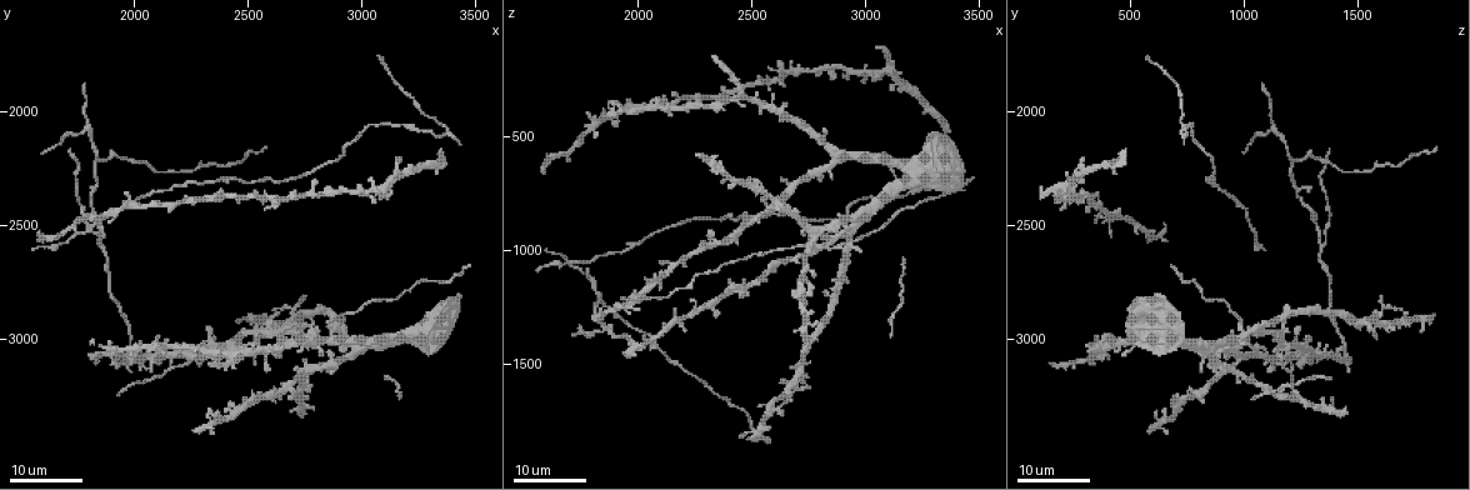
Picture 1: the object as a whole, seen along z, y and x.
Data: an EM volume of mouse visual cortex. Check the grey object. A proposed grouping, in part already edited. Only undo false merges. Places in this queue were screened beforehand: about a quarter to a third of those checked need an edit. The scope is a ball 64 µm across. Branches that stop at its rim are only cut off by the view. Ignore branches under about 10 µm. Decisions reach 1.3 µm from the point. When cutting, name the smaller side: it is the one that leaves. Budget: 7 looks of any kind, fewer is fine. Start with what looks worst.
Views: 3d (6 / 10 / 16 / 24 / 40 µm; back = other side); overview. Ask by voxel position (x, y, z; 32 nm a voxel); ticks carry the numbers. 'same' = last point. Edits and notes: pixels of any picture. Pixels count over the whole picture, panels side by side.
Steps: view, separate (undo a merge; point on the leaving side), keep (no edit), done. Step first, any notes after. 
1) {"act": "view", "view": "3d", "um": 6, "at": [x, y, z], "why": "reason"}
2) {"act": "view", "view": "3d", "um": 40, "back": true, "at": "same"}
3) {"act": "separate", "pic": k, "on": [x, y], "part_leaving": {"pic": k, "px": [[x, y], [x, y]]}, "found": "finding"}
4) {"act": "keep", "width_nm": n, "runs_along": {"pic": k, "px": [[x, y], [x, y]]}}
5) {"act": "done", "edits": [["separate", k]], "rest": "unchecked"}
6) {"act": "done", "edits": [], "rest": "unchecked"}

{"act": "view", "view": "3d", "um": 24, "at": [1850, 2590, 1350], "why": "small branch off a trunk"}

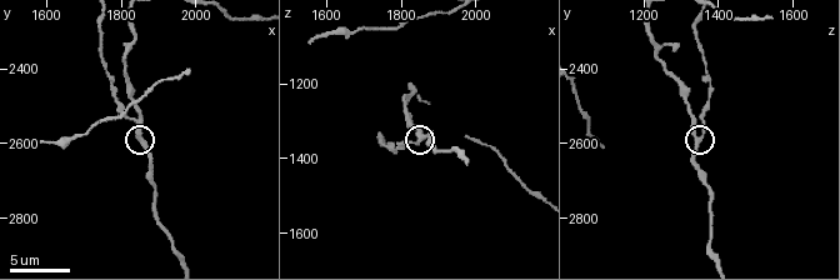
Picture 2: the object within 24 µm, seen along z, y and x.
{"act": "view", "view": "3d", "um": 6, "at": [1850, 2600, 1340]}

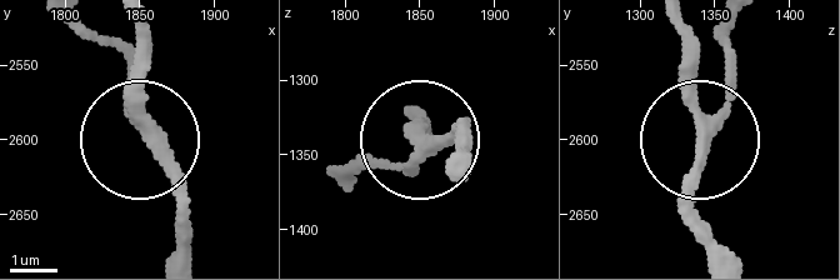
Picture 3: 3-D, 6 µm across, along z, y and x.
{"act": "keep", "width_nm": 250, "found": "one neuron here"}

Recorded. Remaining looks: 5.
{"act": "view", "view": "3d", "um": 24, "at": [2710, 2960, 1030]}

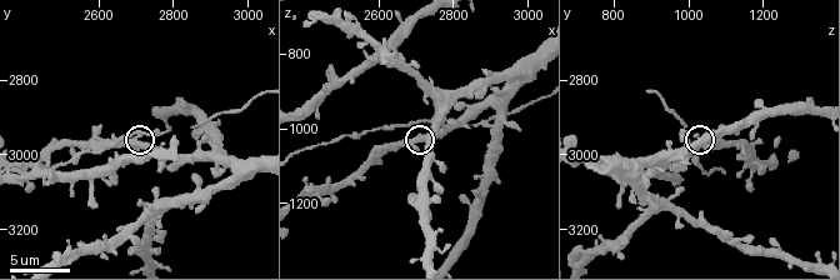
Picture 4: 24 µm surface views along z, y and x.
{"act": "view", "view": "3d", "um": 10, "at": [2700, 2970, 1020]}

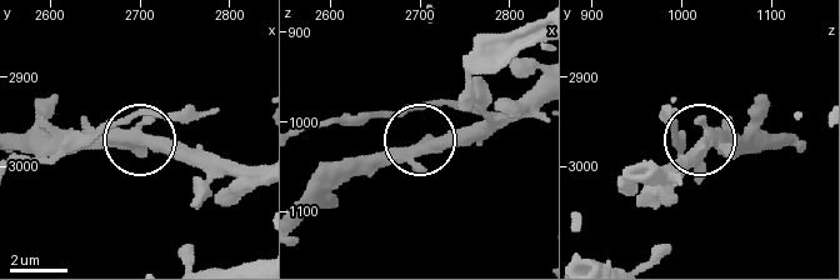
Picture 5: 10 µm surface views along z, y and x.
{"act": "view", "view": "3d", "um": 6, "at": [2705, 2970, 1025], "why": "closer look"}

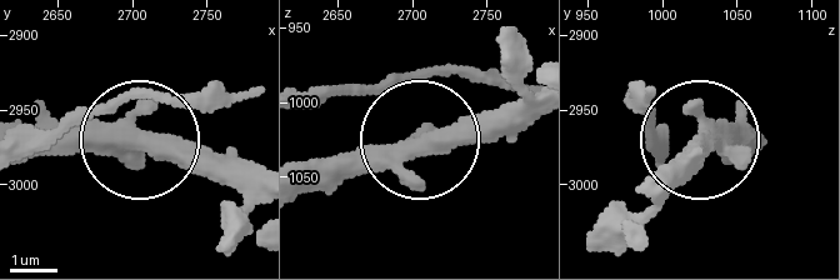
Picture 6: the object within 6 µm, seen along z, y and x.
{"act": "keep", "found": "all the same neuron"}

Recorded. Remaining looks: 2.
{"act": "view", "view": "3d", "um": 16, "at": [2900, 2970, 1000]}

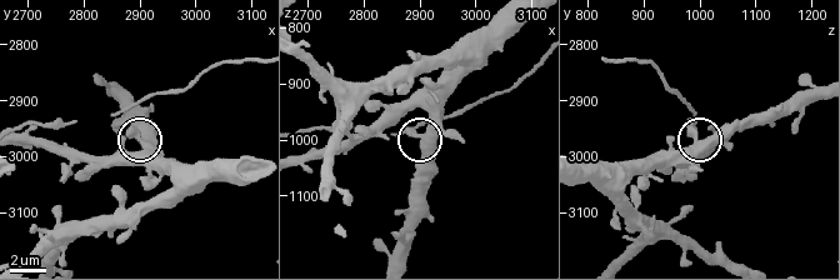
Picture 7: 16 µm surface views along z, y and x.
{"act": "view", "view": "3d", "um": 6, "at": [2905, 2975, 1000]}

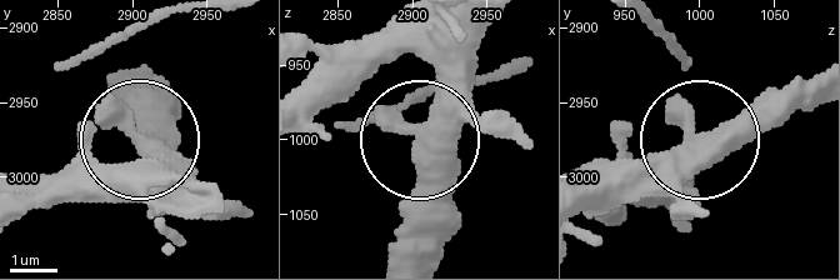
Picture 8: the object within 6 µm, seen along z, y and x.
{"act": "keep", "runs_along": {"pic": 8, "px": [[308, 120], [391, 60], [435, 68], [419, 135], [368, 115]]}, "found": "continuous, no second neuron"}

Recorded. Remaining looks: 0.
{"act": "done", "edits": [], "rest": "unchecked"}

